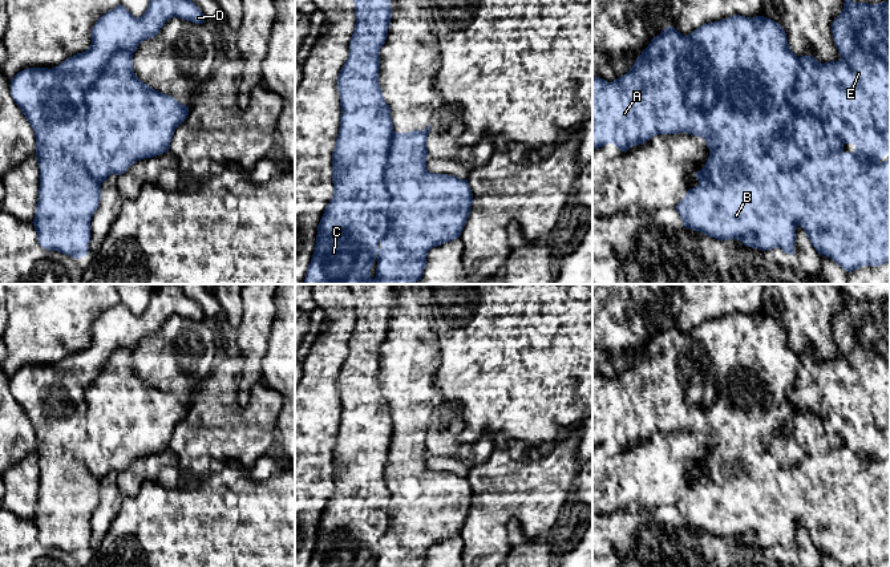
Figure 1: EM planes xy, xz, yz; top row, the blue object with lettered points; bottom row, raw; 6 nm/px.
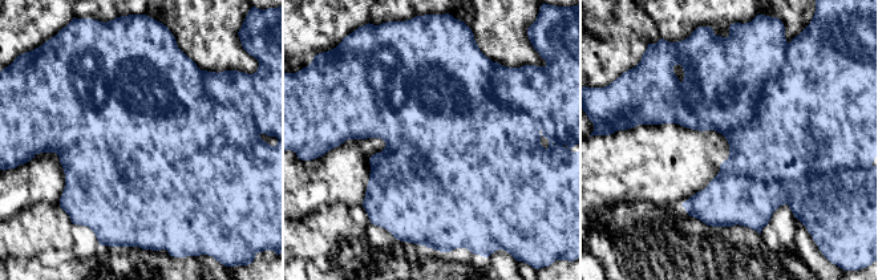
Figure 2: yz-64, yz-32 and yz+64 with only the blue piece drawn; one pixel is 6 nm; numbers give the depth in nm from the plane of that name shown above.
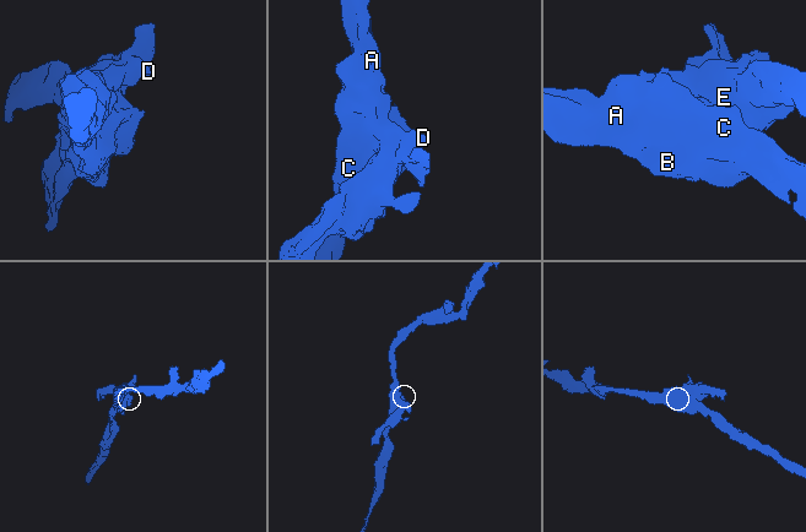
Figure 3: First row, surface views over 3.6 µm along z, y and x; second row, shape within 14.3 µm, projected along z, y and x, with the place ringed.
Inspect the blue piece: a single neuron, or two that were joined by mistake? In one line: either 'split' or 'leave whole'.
split

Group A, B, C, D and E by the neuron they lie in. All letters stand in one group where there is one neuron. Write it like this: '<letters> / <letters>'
A B C D / E

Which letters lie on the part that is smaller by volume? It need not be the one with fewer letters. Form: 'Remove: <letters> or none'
Remove: E

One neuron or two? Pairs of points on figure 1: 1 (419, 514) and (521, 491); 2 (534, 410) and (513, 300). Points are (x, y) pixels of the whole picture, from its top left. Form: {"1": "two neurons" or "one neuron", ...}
{"1": "two neurons", "2": "one neuron"}

